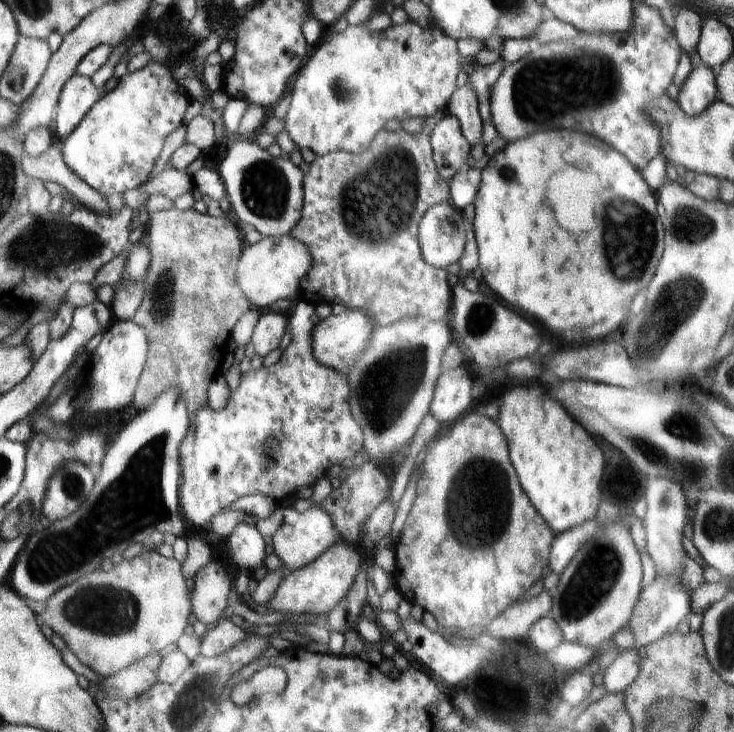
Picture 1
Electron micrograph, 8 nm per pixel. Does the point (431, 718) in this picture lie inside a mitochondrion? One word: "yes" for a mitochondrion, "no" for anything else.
no

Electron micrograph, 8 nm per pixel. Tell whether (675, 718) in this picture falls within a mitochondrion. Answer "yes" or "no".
yes

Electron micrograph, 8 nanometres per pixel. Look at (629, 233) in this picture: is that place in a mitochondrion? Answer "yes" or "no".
yes

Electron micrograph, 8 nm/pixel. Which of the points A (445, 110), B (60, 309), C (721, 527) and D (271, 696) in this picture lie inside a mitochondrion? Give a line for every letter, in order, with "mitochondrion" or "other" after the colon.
A: other
B: other
C: mitochondrion
D: other

